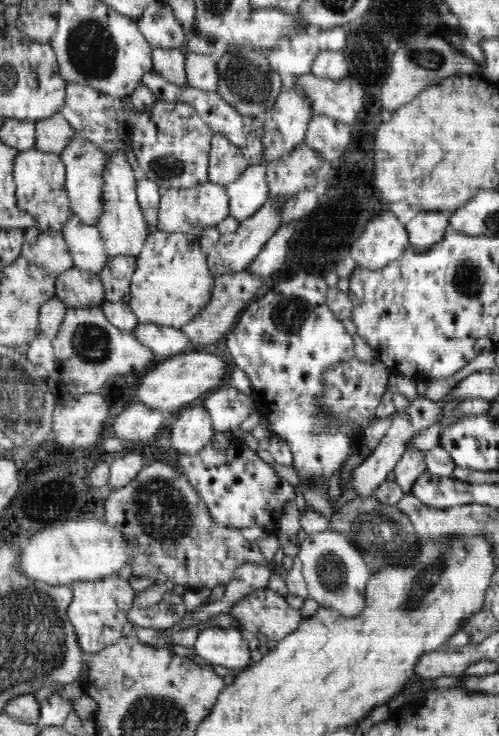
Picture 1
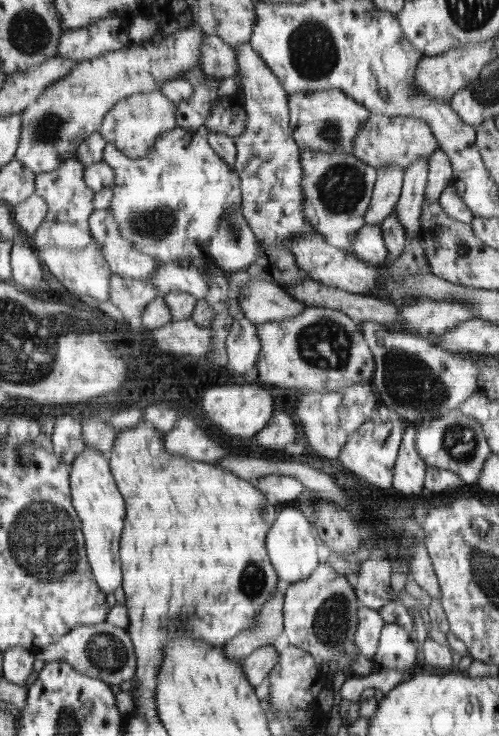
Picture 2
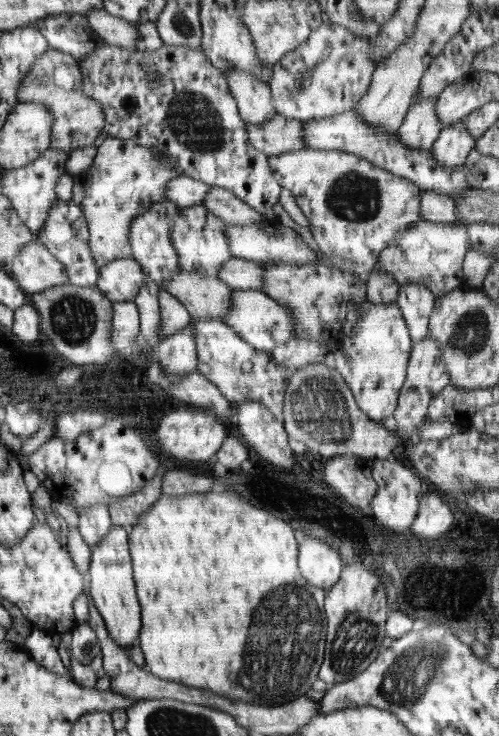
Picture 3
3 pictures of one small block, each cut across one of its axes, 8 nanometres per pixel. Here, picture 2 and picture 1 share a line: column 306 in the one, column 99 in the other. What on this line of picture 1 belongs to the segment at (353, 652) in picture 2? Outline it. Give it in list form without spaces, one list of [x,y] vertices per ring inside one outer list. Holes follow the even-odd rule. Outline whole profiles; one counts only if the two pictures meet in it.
[[[111,576],[110,578],[102,578],[96,581],[76,581],[70,584],[72,587],[72,604],[68,606],[68,621],[72,623],[75,630],[76,640],[79,642],[79,647],[84,654],[96,654],[104,647],[112,646],[121,638],[122,627],[128,623],[128,612],[133,608],[134,592],[130,587],[128,580],[121,580],[118,576]]]

